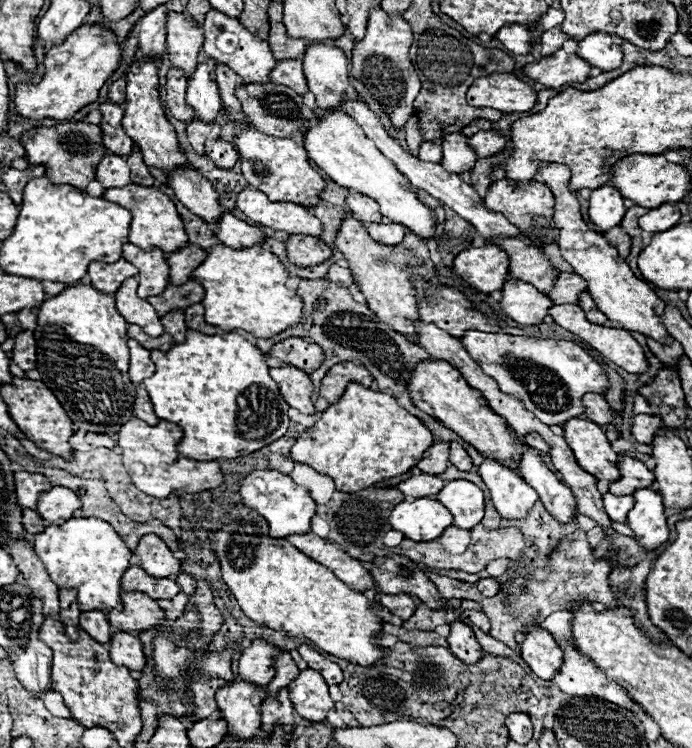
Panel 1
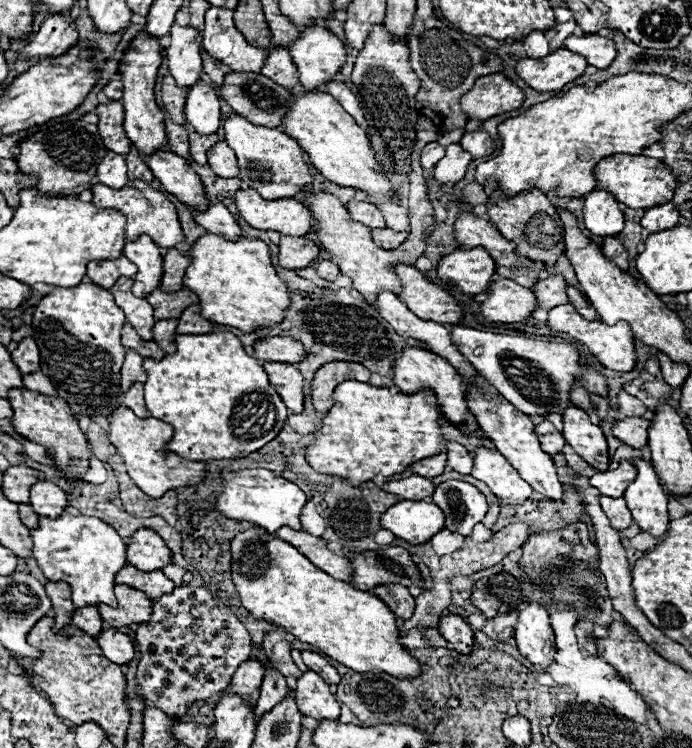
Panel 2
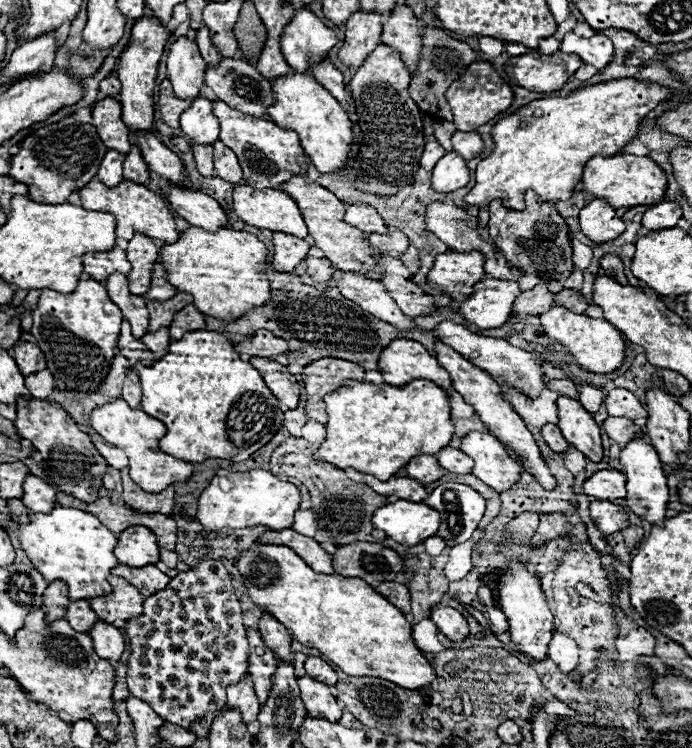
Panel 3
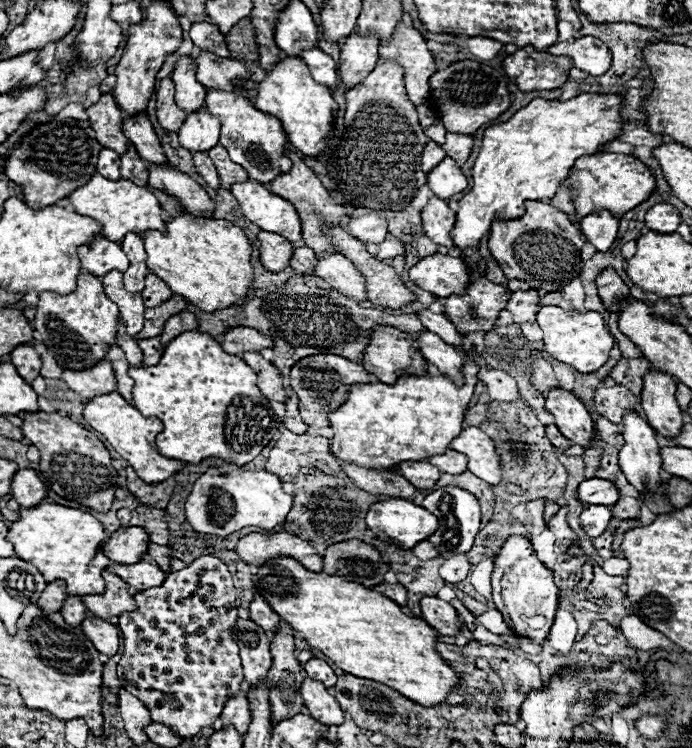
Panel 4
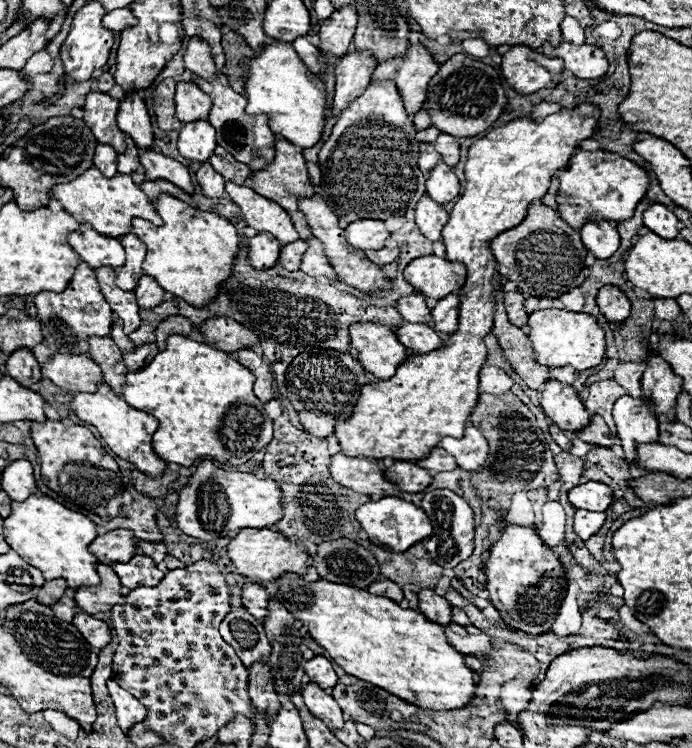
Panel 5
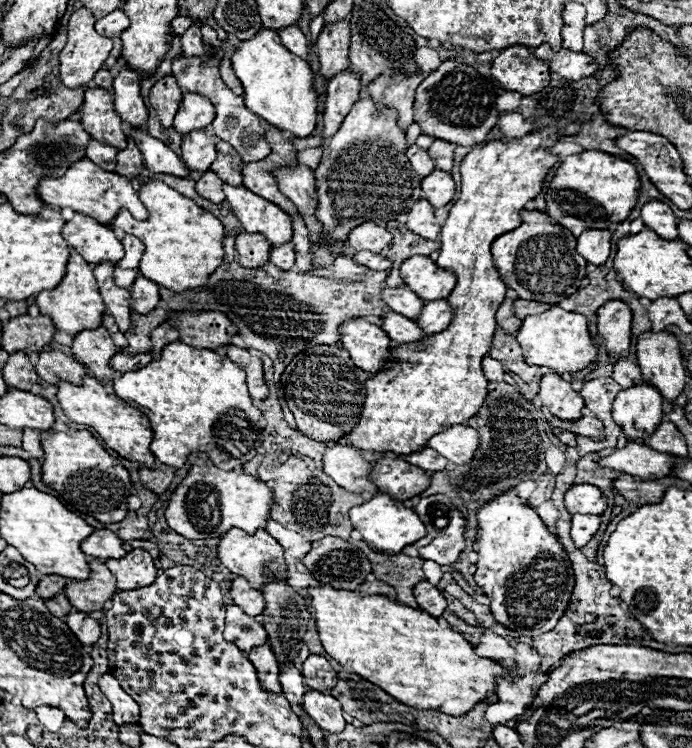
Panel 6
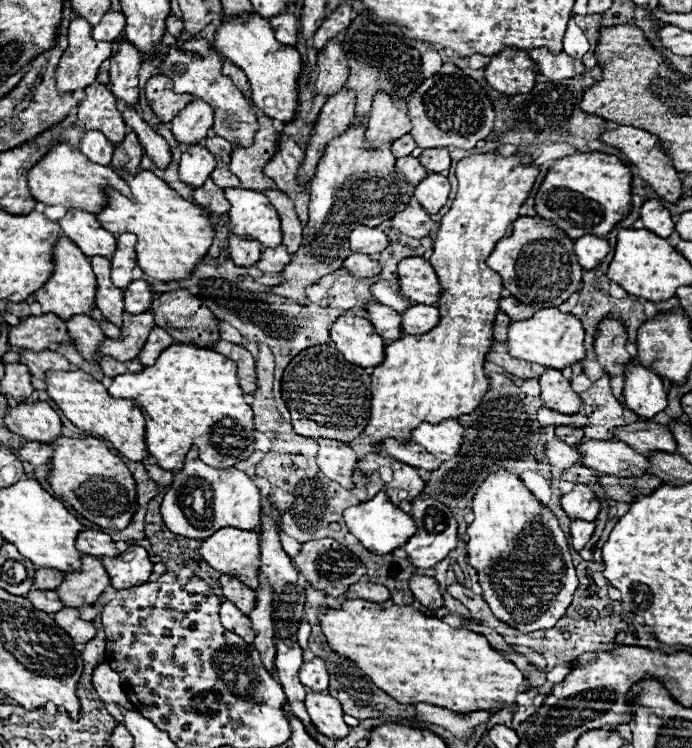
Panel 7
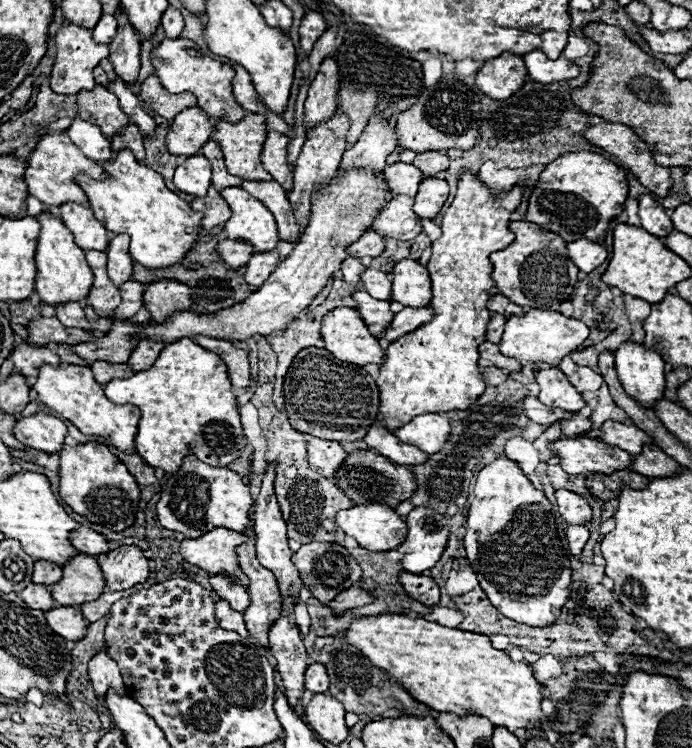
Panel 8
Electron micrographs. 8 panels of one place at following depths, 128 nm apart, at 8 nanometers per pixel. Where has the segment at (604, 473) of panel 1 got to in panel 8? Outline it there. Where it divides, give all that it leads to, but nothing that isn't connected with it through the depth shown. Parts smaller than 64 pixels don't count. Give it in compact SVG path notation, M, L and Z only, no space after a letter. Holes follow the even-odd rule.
M544 368L536 374L536 382L540 384L538 400L552 408L562 408L566 412L578 412L584 408L582 394L568 382L568 378L558 368Z

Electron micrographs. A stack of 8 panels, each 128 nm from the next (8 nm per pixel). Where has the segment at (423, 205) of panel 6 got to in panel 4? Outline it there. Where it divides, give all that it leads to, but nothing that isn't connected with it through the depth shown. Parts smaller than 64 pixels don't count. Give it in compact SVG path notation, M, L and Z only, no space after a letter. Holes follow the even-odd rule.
M432 196L422 210L422 226L426 236L450 250L456 250L456 244L450 238L454 220L456 220L456 212L446 204L446 200L436 196Z

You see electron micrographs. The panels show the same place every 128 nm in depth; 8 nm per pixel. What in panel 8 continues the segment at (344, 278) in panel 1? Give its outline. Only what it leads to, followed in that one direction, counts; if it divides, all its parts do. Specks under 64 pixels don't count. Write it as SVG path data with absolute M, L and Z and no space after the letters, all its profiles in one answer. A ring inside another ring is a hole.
M272 250L272 252L256 252L250 262L246 264L246 282L252 286L252 290L260 288L260 284L272 274L272 270L276 270L280 262L280 254L278 250Z

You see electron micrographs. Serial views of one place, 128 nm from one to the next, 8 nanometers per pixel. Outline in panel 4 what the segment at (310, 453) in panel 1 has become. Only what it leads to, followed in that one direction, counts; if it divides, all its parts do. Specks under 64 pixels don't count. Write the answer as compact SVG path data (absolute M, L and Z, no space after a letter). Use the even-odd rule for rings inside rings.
M466 354L464 384L454 386L444 374L402 376L396 384L356 384L348 398L330 414L334 438L330 452L344 462L368 466L372 470L390 470L406 460L424 460L448 450L448 442L462 430L468 402L472 400L478 366L472 354Z

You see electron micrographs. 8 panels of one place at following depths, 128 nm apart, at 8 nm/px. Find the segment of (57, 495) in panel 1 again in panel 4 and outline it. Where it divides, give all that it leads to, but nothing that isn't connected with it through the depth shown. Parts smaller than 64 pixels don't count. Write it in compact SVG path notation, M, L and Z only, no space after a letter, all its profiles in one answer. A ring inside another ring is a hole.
M18 470L12 480L12 496L20 506L36 506L46 498L46 486L34 470Z

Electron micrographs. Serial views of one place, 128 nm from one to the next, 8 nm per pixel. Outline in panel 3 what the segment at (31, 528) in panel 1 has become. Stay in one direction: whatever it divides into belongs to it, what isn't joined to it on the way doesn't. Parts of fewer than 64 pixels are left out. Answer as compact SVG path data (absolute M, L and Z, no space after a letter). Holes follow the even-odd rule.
M8 500L10 512L12 512L12 520L16 520L18 524L28 524L28 508L22 504L22 500Z

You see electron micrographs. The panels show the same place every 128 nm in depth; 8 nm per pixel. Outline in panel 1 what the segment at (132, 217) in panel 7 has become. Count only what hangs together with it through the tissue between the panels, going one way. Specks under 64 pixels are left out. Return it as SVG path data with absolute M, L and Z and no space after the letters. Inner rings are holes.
M214 246L208 258L192 272L204 288L206 320L212 326L220 326L224 332L246 330L256 338L272 338L302 320L302 298L286 288L288 270L266 248L252 246L234 250L228 246Z

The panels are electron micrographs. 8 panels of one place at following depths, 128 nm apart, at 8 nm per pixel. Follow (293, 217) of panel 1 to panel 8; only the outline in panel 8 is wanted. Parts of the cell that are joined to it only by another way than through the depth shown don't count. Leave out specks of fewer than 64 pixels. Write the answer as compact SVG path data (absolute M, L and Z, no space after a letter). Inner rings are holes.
M242 188L222 190L222 196L232 208L232 216L224 224L226 238L244 240L258 252L274 250L280 238L270 210Z

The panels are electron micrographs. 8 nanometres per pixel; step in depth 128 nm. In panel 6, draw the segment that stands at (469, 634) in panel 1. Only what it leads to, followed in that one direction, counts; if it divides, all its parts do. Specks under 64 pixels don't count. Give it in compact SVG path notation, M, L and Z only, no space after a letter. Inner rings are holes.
M420 582L420 584L414 588L414 596L416 596L416 600L418 600L418 606L420 606L424 612L428 612L430 616L440 618L440 616L444 614L444 610L446 610L446 598L444 598L444 594L442 594L436 586L432 586L430 582Z

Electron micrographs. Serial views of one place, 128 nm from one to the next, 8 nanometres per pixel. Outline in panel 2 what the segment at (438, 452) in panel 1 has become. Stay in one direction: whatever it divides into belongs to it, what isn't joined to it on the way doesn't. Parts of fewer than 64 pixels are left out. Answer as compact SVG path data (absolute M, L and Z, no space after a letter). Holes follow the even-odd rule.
M448 442L448 450L446 452L448 452L448 466L452 470L456 470L460 474L470 474L472 472L472 466L474 466L472 456L462 444ZM440 452L436 456L430 456L430 458L424 458L420 462L414 462L412 466L412 472L414 474L420 474L424 478L434 478L434 476L440 476L446 468L446 454Z

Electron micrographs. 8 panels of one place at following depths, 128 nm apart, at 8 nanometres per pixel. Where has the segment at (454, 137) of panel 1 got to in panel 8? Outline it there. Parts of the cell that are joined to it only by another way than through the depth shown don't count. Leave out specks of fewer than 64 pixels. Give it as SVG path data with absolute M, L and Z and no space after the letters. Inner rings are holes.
M434 176L424 178L418 186L414 212L420 218L434 218L442 210L446 198L448 198L446 180L440 180L440 178L434 178Z

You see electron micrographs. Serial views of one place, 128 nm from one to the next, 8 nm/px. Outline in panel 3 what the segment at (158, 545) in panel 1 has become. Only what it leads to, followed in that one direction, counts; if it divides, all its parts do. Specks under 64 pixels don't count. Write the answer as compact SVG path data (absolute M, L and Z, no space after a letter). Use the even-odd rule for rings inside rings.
M130 526L118 536L114 554L120 564L146 566L160 560L160 546L156 534L152 534L146 526Z

